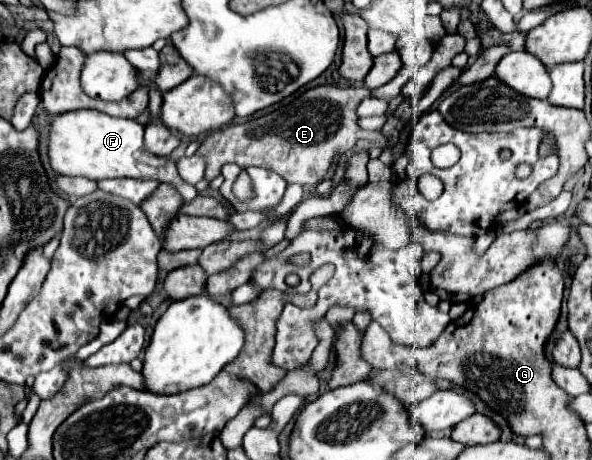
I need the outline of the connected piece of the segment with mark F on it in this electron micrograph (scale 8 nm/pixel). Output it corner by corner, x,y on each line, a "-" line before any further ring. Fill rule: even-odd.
80,109
80,111
68,111
62,113
60,117
54,119
52,123
52,131
50,131
50,147
48,147
48,155
50,155
50,163
54,167
54,171
58,175
80,175
80,177
88,177
94,181
100,179
110,179
110,177
132,177
132,179
156,179
162,183
170,183
174,185
174,189
182,195
184,203
192,201
198,193
194,189
194,185
186,183
178,169
176,169
176,161
170,157
156,157
152,153
148,153
144,149
144,127
134,121
134,119
118,119
118,117
110,117
106,113
100,111
92,111
92,109

